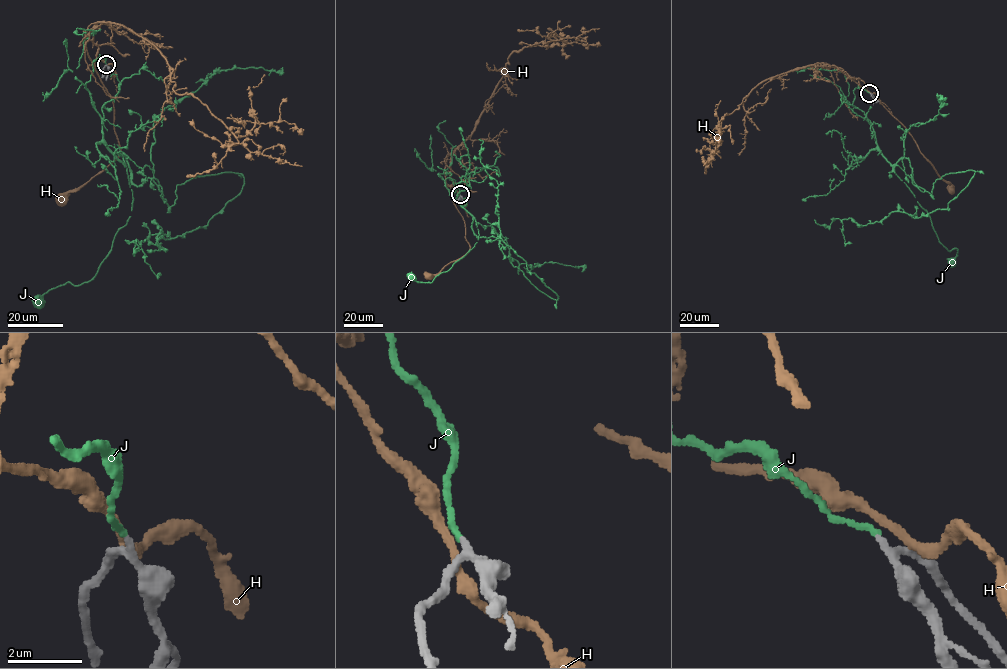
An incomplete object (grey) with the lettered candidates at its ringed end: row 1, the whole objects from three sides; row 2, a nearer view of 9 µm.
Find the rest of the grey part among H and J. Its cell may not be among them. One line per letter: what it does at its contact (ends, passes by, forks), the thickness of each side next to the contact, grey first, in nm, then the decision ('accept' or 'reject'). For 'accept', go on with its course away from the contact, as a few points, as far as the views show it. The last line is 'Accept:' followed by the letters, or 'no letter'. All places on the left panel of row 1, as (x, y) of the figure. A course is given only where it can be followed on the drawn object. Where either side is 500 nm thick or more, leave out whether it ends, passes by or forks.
H: it passes by; calibres 260 and 260 nm; reject
J: it ends; calibres 170 and 150 nm; reject
Accept: no letter

